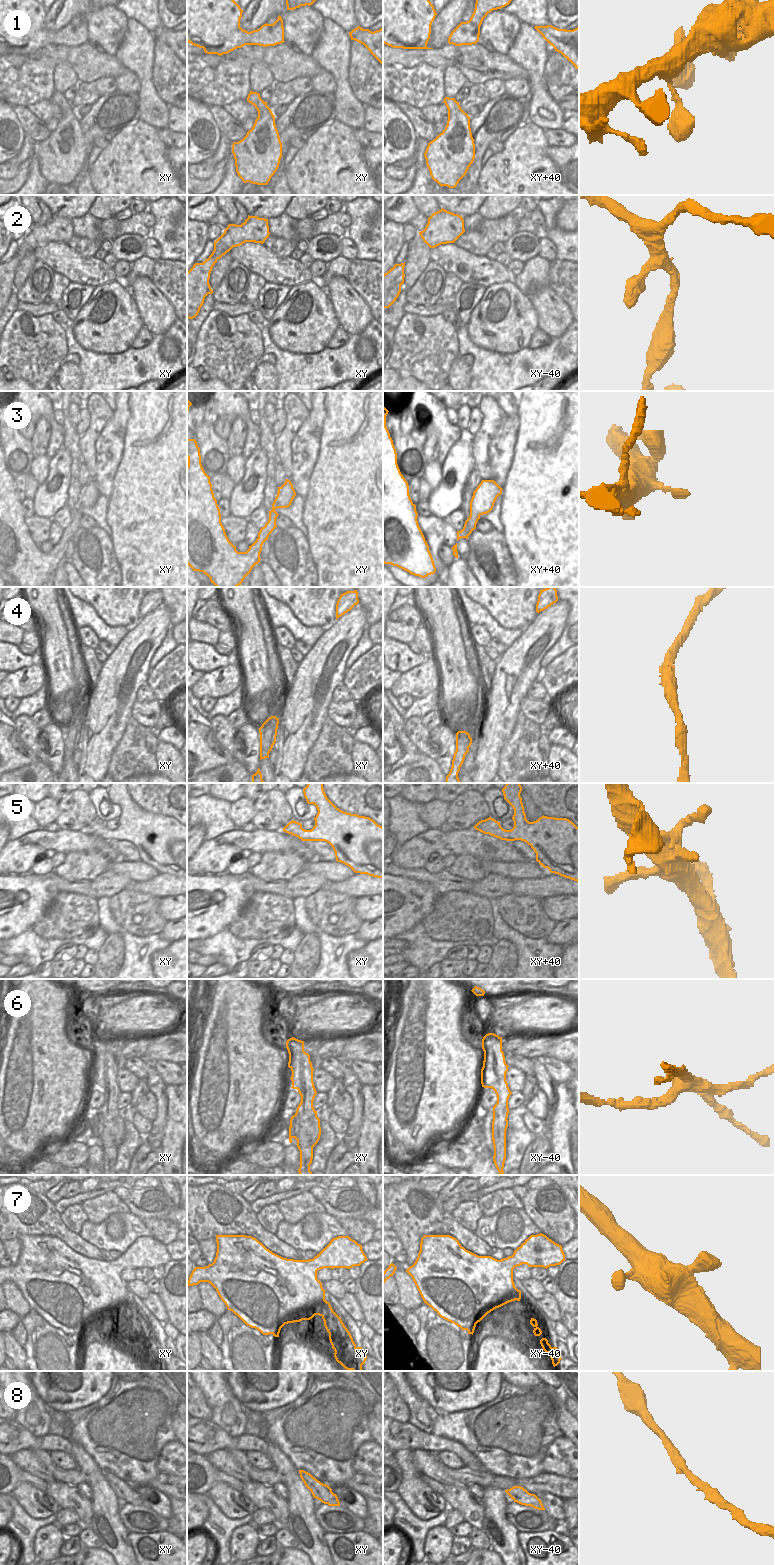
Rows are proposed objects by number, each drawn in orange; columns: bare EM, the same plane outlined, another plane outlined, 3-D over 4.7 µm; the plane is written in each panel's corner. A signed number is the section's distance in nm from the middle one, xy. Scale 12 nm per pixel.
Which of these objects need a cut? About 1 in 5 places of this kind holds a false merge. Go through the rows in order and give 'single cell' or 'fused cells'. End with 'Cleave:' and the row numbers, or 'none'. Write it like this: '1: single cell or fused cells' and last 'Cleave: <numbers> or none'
1: single cell
2: single cell
3: single cell
4: single cell
5: single cell
6: fused cells
7: single cell
8: single cell
Cleave: 6

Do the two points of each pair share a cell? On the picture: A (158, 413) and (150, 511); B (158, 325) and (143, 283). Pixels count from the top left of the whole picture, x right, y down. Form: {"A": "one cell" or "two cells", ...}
{"A": "one cell", "B": "one cell"}

